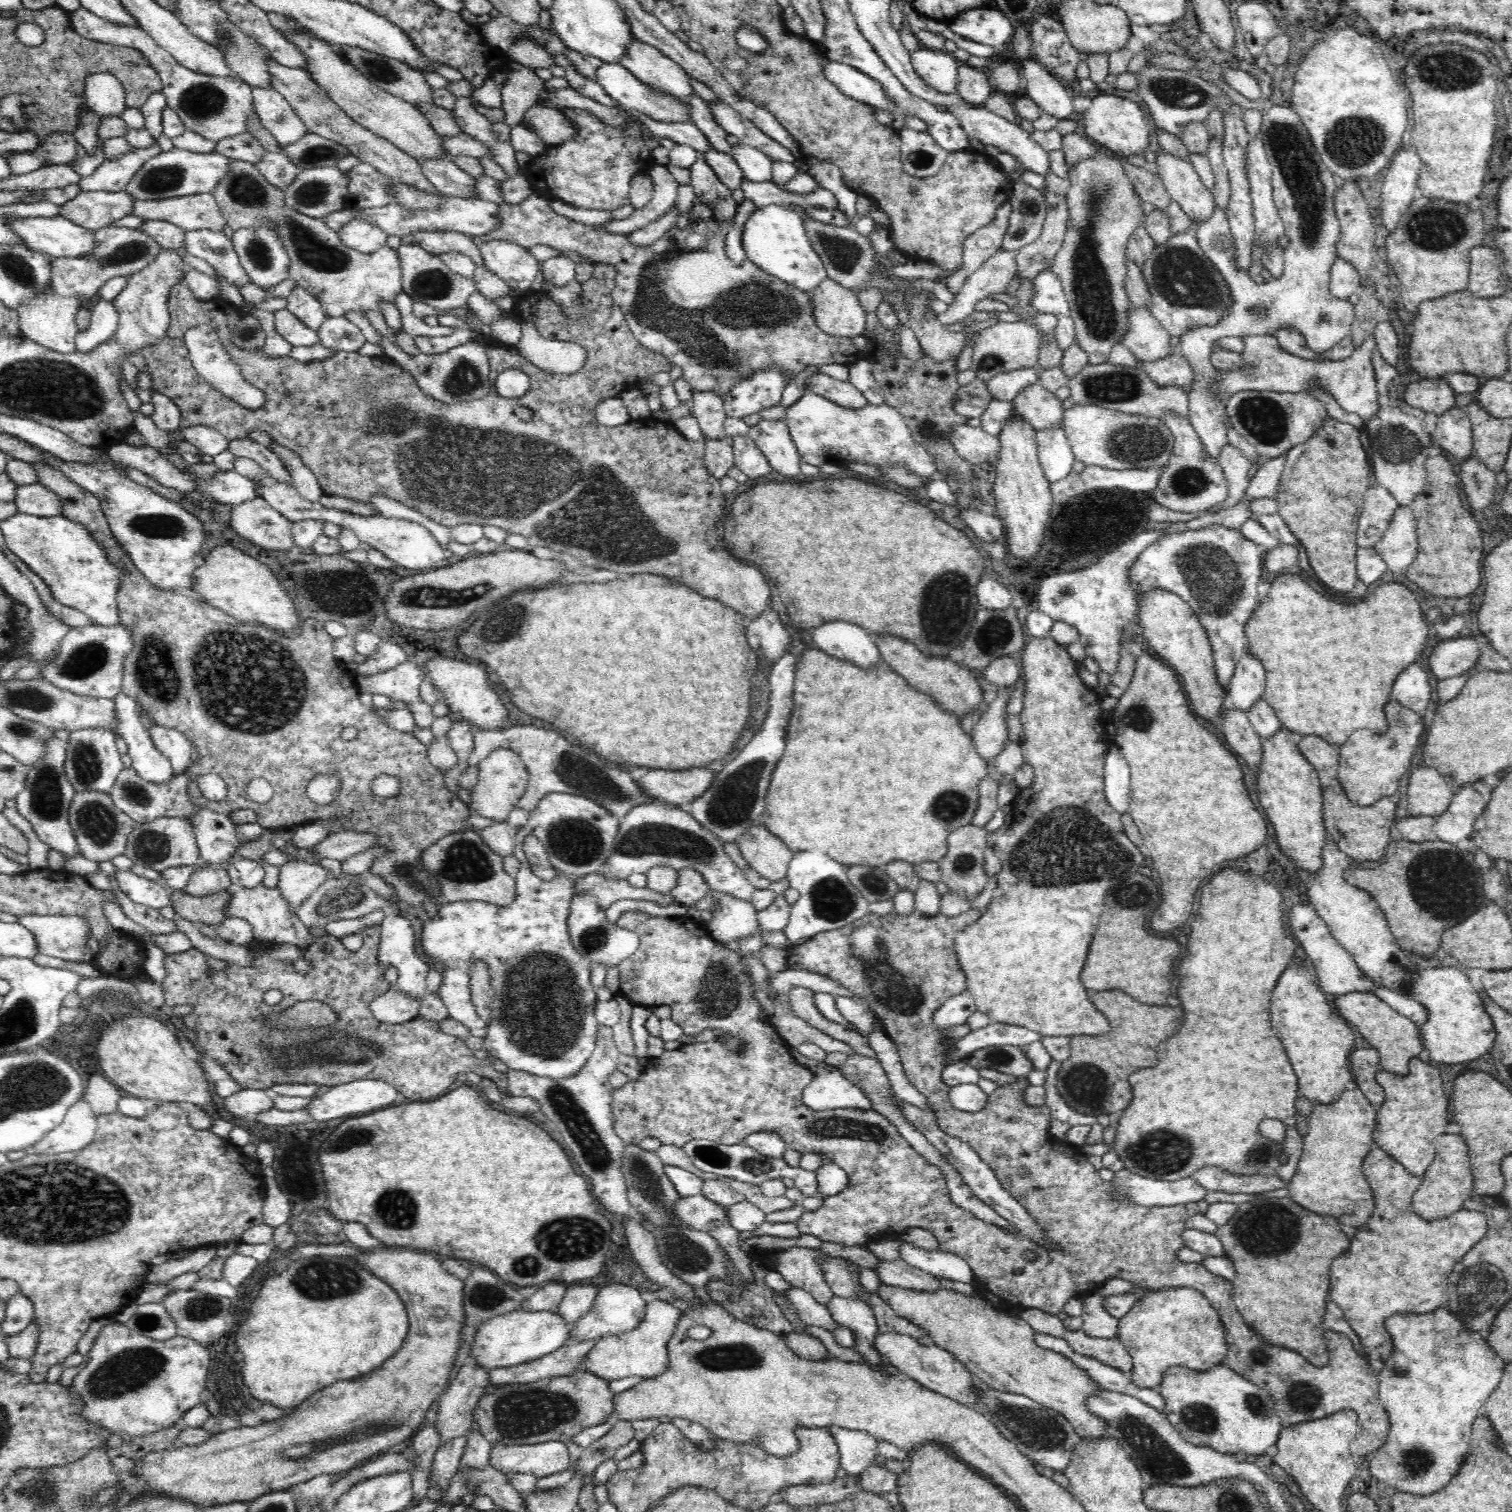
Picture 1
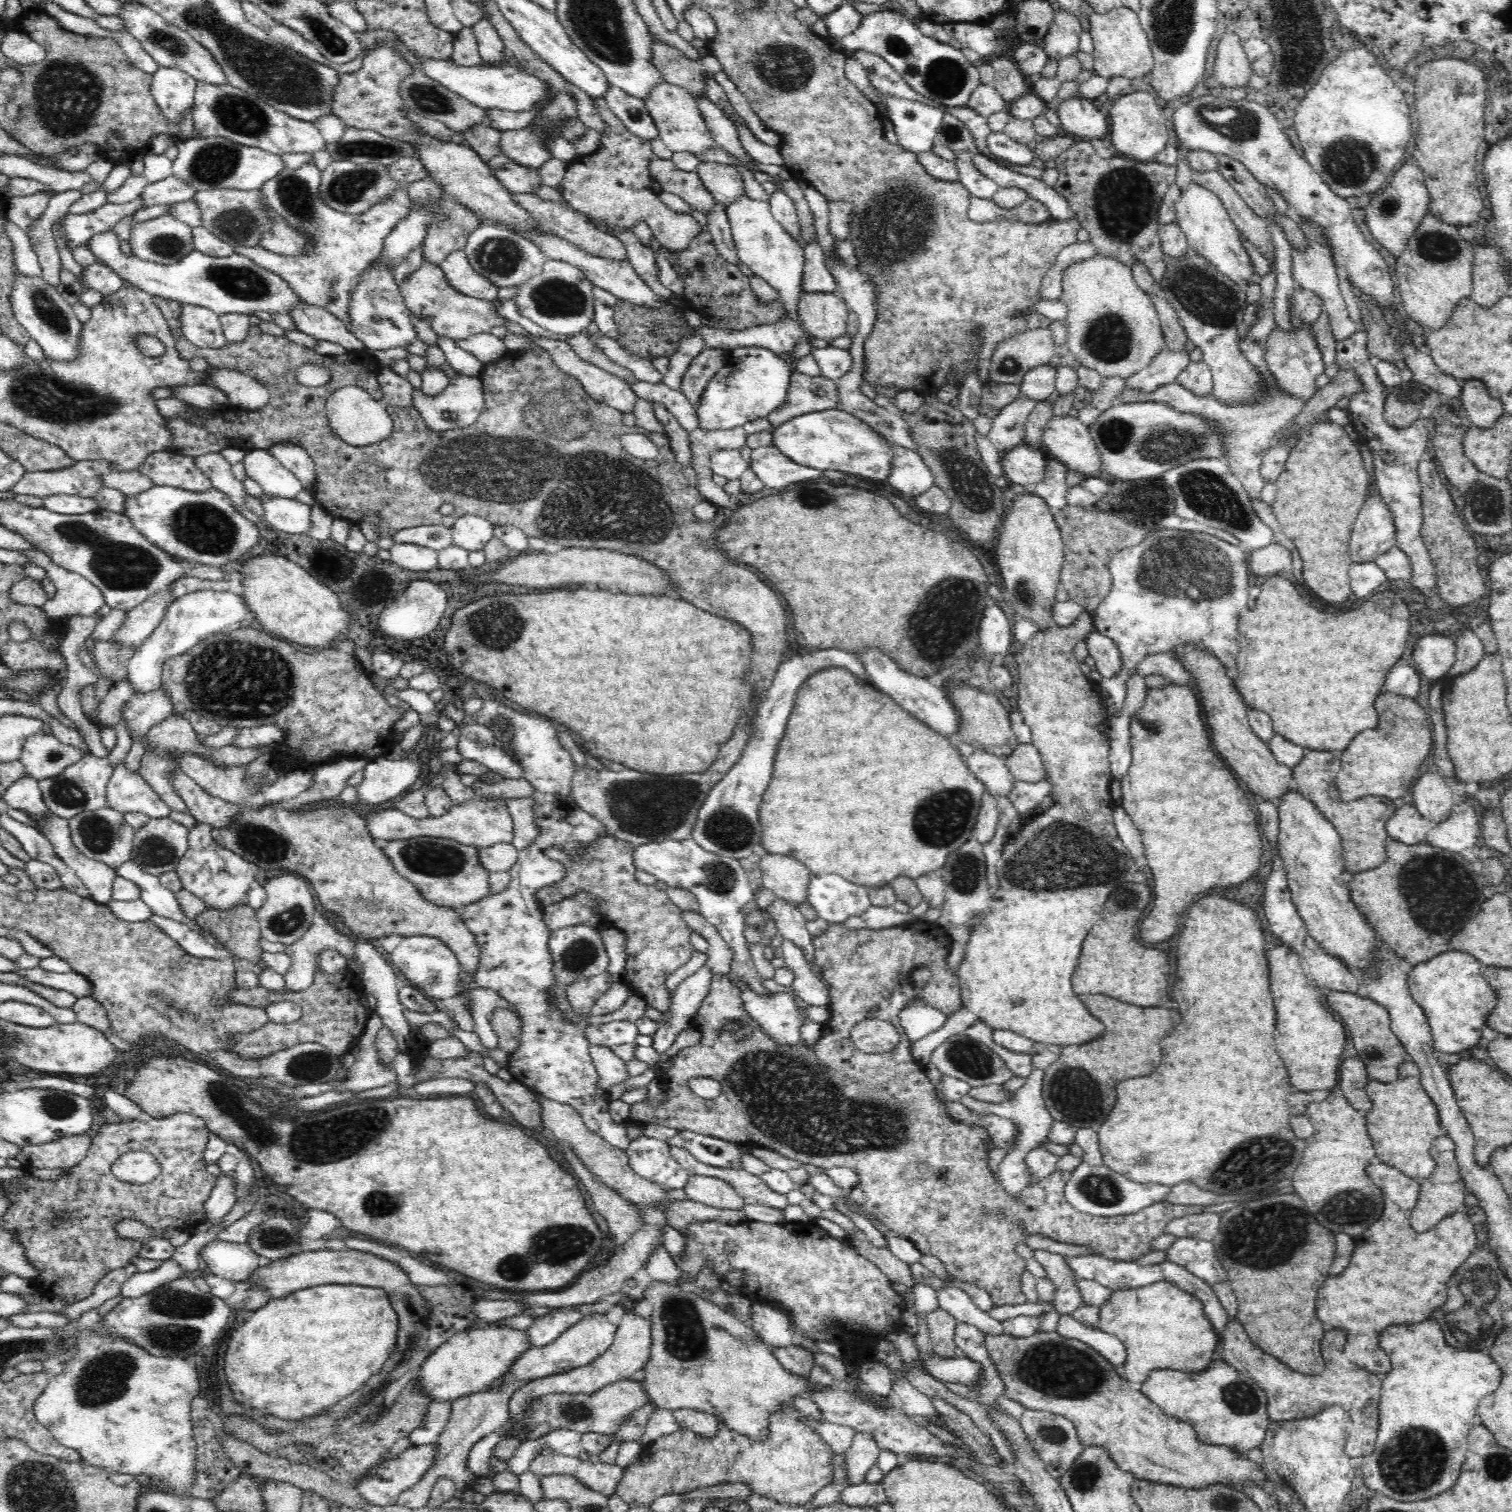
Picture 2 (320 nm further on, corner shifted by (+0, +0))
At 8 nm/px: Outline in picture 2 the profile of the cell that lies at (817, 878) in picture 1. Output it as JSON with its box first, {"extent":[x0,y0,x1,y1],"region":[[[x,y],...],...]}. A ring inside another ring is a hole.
{"extent":[807,874,871,923],"region":[[[816,874],[808,884],[807,902],[818,917],[829,923],[841,923],[860,916],[871,906],[868,887],[848,882],[837,874]]]}

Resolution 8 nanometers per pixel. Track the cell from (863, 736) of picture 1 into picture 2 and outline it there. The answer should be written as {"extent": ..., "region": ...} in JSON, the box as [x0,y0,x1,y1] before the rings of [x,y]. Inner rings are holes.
{"extent":[759,668,985,888],"region":[[[830,668],[814,674],[806,680],[798,692],[794,710],[786,726],[786,736],[778,746],[778,754],[774,758],[774,778],[766,788],[759,811],[759,821],[762,825],[761,845],[770,854],[784,854],[803,862],[812,875],[837,874],[848,882],[853,882],[868,888],[882,888],[892,882],[897,876],[918,878],[929,872],[939,870],[946,864],[948,854],[958,850],[964,842],[972,838],[977,816],[981,808],[982,794],[985,786],[967,767],[959,750],[952,746],[951,740],[942,737],[934,730],[914,718],[907,710],[902,709],[889,695],[876,688],[871,683],[856,679],[852,672],[842,668]]]}

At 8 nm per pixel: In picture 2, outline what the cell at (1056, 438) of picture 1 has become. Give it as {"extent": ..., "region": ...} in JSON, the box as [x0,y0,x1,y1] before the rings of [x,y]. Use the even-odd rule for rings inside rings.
{"extent":[1032,457,1068,510],"region":[[[1048,457],[1046,478],[1042,482],[1038,482],[1032,488],[1034,493],[1046,501],[1050,510],[1062,510],[1068,506],[1068,486],[1066,485],[1066,472],[1068,467],[1059,460]]]}

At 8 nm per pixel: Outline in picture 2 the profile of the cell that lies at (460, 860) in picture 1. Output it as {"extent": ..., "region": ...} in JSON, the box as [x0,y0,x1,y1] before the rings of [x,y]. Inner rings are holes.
{"extent":[380,837,489,909],"region":[[[418,837],[393,840],[380,848],[392,861],[398,874],[408,879],[427,901],[432,901],[438,906],[461,909],[468,904],[478,902],[489,894],[489,872],[481,865],[479,849],[475,846],[466,846],[449,838]]]}

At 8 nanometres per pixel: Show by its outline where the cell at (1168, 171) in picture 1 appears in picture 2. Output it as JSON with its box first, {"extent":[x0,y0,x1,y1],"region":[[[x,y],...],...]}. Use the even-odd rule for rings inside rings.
{"extent":[1175,181,1260,288],"region":[[[1195,181],[1190,184],[1191,186],[1184,193],[1179,192],[1175,223],[1184,232],[1190,251],[1202,256],[1216,271],[1230,277],[1243,288],[1255,280],[1260,282],[1246,247],[1242,245],[1241,233],[1230,219],[1220,198]]]}

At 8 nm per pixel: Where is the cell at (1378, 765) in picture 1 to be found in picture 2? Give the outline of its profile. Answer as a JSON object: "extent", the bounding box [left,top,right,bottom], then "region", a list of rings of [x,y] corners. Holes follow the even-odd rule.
{"extent":[1335,692,1433,802],"region":[[[1384,692],[1376,698],[1376,710],[1380,716],[1378,726],[1375,726],[1374,730],[1360,732],[1356,738],[1352,738],[1346,750],[1339,754],[1341,769],[1335,781],[1342,801],[1353,802],[1369,796],[1385,797],[1392,801],[1398,798],[1405,799],[1408,789],[1412,789],[1414,774],[1418,772],[1418,768],[1422,766],[1422,762],[1430,754],[1433,733],[1429,714],[1420,706],[1418,701],[1406,696]]]}

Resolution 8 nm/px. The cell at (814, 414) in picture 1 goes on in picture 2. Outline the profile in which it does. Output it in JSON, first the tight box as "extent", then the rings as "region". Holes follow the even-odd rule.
{"extent":[772,409,894,480],"region":[[[826,409],[801,414],[775,427],[772,445],[798,465],[820,472],[839,471],[850,478],[886,480],[892,470],[894,445],[865,422],[844,410]]]}

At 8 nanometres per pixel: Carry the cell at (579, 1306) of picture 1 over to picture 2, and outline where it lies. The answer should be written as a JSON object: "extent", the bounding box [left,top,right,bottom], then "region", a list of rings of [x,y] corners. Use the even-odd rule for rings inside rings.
{"extent":[525,1307,582,1348],"region":[[[570,1307],[557,1308],[554,1312],[538,1317],[525,1330],[530,1339],[531,1346],[542,1348],[550,1342],[554,1342],[562,1332],[566,1332],[571,1326],[582,1320],[582,1313]]]}

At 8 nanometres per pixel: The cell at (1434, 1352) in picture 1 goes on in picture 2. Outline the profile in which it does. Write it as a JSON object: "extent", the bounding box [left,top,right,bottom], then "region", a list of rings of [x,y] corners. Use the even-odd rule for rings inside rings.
{"extent":[1358,1320,1502,1502],"region":[[[1436,1320],[1410,1326],[1388,1326],[1380,1336],[1380,1346],[1390,1357],[1391,1369],[1382,1376],[1377,1441],[1373,1452],[1362,1457],[1358,1470],[1372,1490],[1400,1502],[1416,1502],[1438,1496],[1456,1484],[1466,1460],[1466,1442],[1470,1430],[1474,1428],[1478,1402],[1498,1388],[1502,1370],[1490,1356],[1482,1352],[1456,1350],[1448,1346]],[[1402,1432],[1414,1432],[1414,1438],[1408,1444],[1420,1446],[1384,1446],[1398,1440]]]}

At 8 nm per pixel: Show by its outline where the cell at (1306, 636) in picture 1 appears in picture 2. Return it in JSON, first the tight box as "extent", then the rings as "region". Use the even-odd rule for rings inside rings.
{"extent":[1233,575,1411,755],"region":[[[1286,575],[1286,578],[1272,576],[1272,578],[1268,578],[1262,584],[1262,594],[1256,600],[1254,608],[1248,614],[1244,614],[1244,618],[1242,616],[1239,618],[1240,654],[1236,658],[1238,675],[1233,679],[1233,685],[1242,696],[1247,707],[1252,710],[1264,710],[1266,714],[1272,716],[1274,732],[1276,734],[1280,734],[1280,736],[1284,734],[1286,740],[1309,750],[1333,751],[1339,755],[1343,750],[1346,750],[1346,747],[1350,744],[1352,738],[1354,738],[1354,734],[1360,734],[1362,730],[1378,726],[1378,714],[1376,714],[1376,710],[1374,710],[1372,704],[1374,704],[1376,696],[1380,694],[1380,688],[1384,684],[1384,678],[1386,678],[1388,670],[1396,664],[1396,660],[1400,660],[1398,664],[1401,663],[1401,656],[1403,655],[1410,634],[1411,611],[1408,604],[1404,602],[1404,599],[1399,594],[1392,591],[1377,590],[1370,598],[1362,601],[1364,604],[1358,610],[1352,610],[1352,612],[1346,612],[1346,614],[1320,612],[1320,610],[1316,610],[1314,606],[1310,606],[1310,604],[1306,604],[1302,600],[1302,596],[1288,582],[1288,578],[1292,578],[1292,576]]]}

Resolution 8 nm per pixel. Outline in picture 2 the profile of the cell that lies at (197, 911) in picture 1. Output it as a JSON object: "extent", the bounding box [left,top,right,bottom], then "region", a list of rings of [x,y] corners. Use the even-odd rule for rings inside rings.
{"extent":[194,902,268,970],"region":[[[243,902],[230,910],[208,908],[198,914],[194,922],[238,958],[251,960],[261,970],[268,968],[262,963],[260,938],[263,936],[256,911],[251,906]]]}

